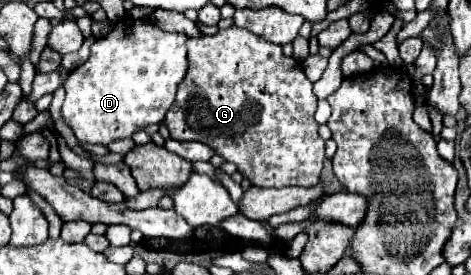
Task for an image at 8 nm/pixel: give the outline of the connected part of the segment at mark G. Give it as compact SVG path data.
M230 26L226 30L220 30L214 36L202 36L202 38L190 38L188 40L188 72L184 76L184 80L178 86L176 92L176 100L172 104L172 110L166 114L164 124L170 130L170 136L174 140L198 140L202 144L210 144L210 148L222 156L228 162L234 162L238 166L238 172L248 178L252 182L252 186L258 188L284 188L284 186L314 186L320 180L320 172L322 172L322 164L324 164L324 140L318 134L318 122L314 120L314 112L316 112L316 102L318 98L312 92L312 82L306 78L302 62L288 58L282 54L282 46L272 44L256 34L252 34L250 30L238 28L238 26Z

